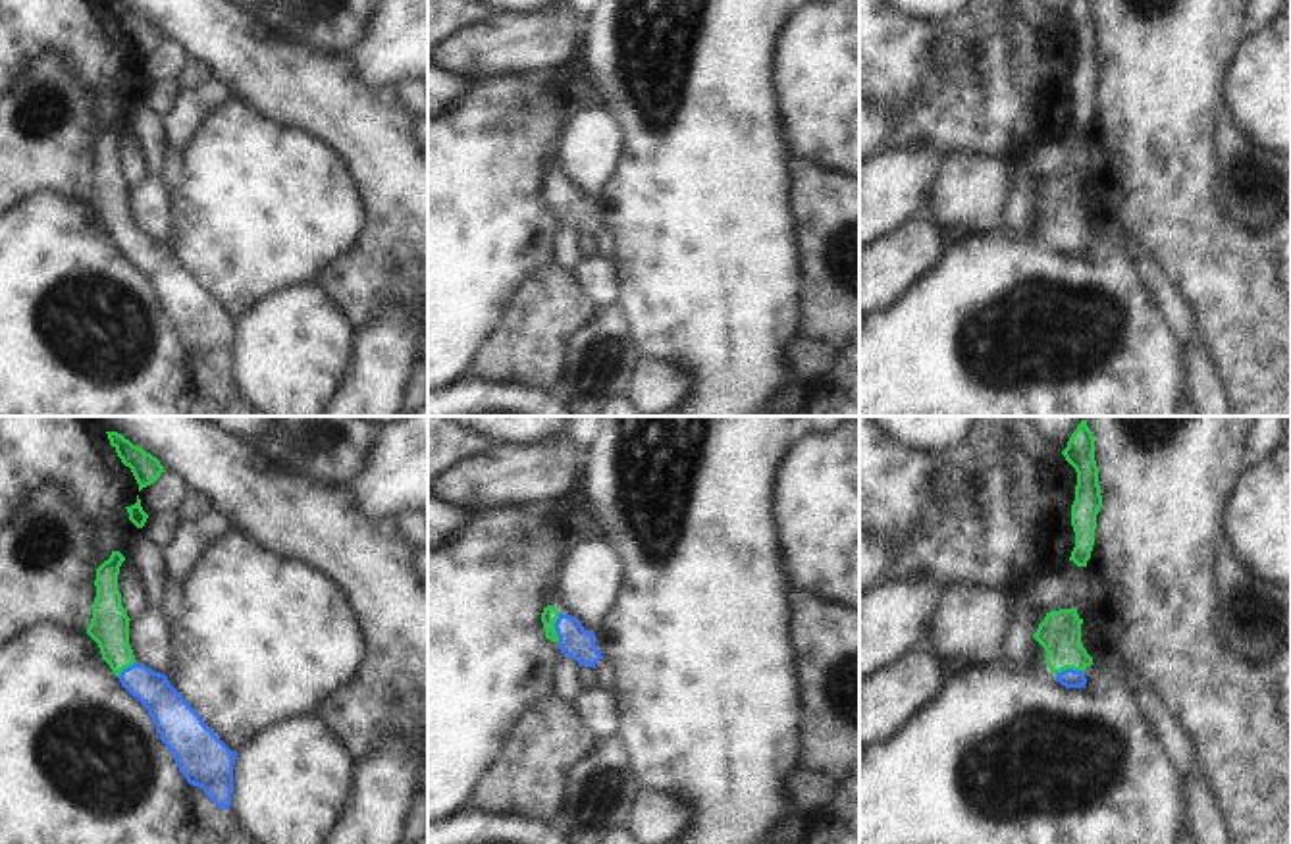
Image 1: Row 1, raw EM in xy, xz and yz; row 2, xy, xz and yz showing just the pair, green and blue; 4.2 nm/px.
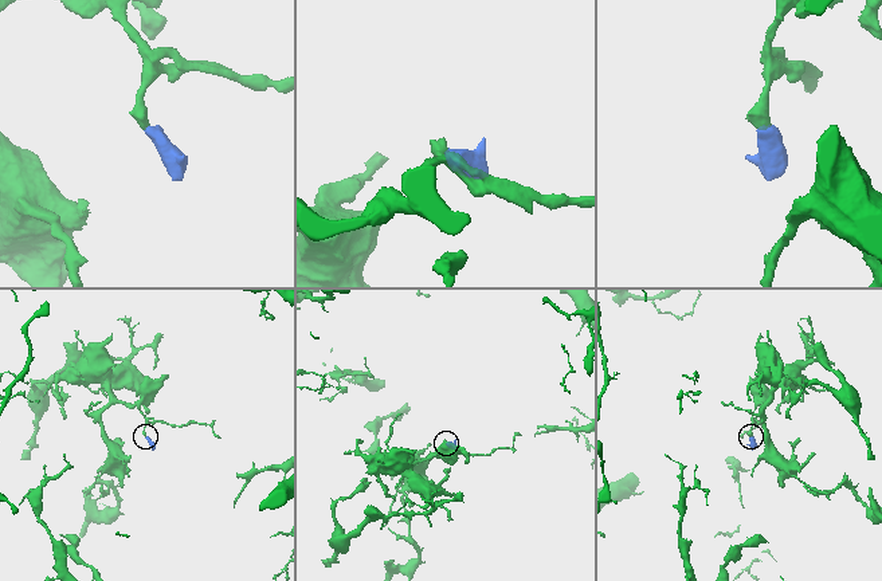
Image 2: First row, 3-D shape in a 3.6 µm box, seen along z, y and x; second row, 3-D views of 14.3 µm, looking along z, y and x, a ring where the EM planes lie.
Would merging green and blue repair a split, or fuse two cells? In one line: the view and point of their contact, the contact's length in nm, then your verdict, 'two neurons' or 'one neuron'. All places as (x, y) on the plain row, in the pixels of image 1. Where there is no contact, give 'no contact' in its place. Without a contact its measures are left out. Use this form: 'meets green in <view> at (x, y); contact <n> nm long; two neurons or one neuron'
meets green in xz at (553, 197); contact 130 nm long; one neuron

